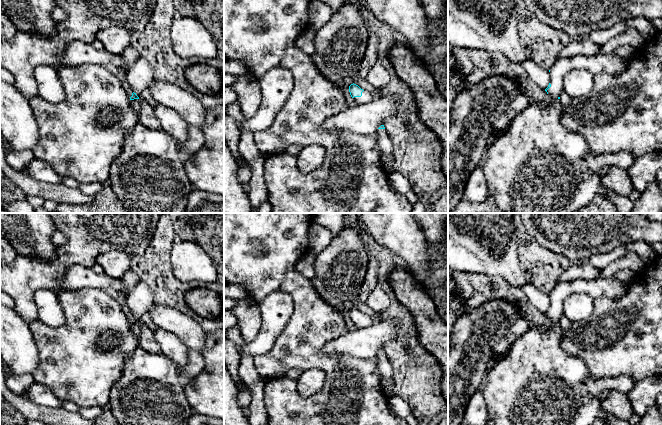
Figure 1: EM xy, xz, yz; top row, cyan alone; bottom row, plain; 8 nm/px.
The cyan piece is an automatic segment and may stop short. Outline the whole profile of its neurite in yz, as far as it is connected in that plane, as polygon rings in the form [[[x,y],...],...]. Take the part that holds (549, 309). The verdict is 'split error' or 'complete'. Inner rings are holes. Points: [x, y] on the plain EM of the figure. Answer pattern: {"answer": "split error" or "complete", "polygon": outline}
{"answer": "split error", "polygon": [[[615,276],[605,279],[575,279],[557,282],[549,294],[550,307],[545,313],[550,320],[550,325],[530,328],[526,333],[516,337],[505,356],[492,363],[486,372],[480,391],[486,401],[490,421],[494,425],[592,425],[599,417],[602,392],[617,390],[628,394],[635,384],[630,376],[594,379],[580,358],[566,353],[559,346],[562,333],[559,319],[563,315],[563,304],[566,298],[574,293],[585,293],[594,300],[600,297],[616,300],[621,298],[628,288],[629,284],[623,283]]]}

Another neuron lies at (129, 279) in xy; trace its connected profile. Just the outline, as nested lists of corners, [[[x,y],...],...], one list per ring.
[[[132,270],[127,271],[120,278],[120,280],[124,285],[124,289],[121,292],[123,292],[125,295],[127,295],[134,288],[134,286],[140,281],[138,275]]]

